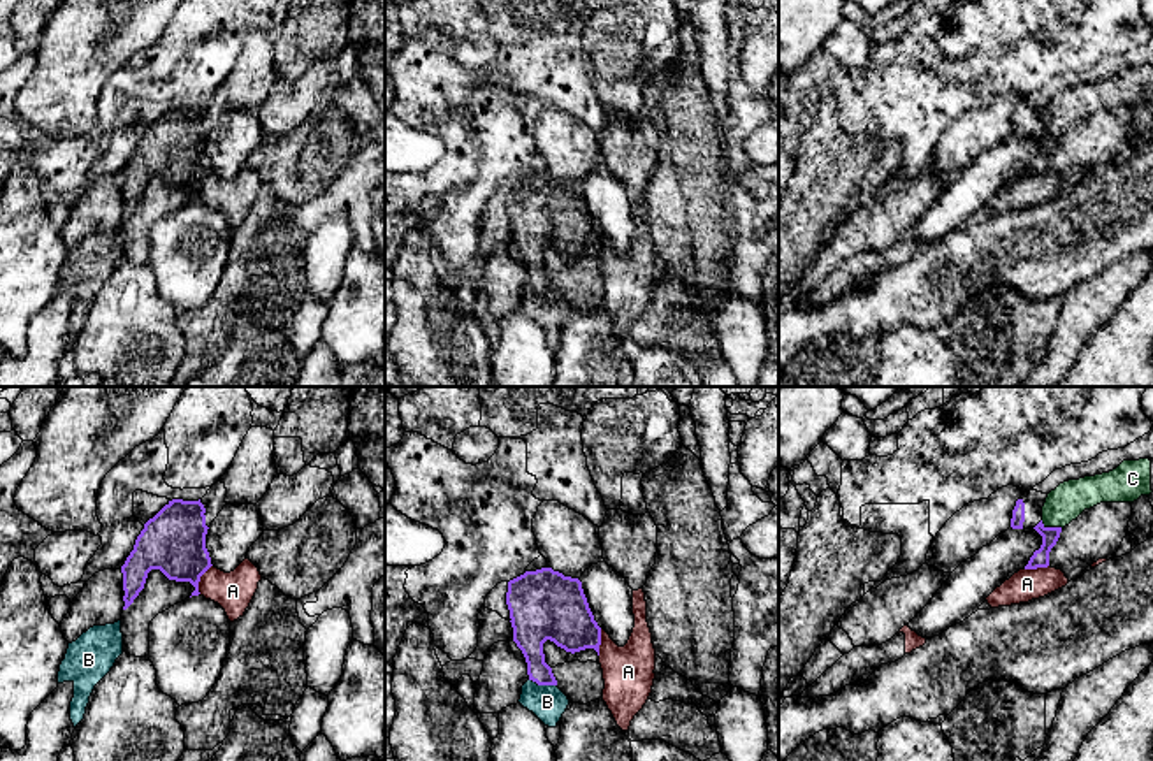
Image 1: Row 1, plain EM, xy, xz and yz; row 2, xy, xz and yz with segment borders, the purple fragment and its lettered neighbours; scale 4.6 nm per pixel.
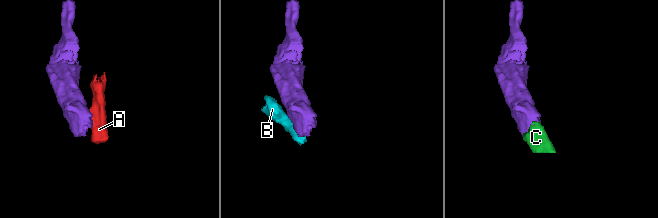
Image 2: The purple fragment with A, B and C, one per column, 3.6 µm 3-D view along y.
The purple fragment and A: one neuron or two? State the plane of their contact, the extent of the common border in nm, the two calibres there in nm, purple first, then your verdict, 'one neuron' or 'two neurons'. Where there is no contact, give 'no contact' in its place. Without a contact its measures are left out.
xy | 150 nm | 280/180 nm | two neurons

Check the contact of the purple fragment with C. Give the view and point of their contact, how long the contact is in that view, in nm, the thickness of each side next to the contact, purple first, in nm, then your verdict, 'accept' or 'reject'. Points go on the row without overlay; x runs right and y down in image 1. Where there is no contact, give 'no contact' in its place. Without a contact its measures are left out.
contact yz (1051, 134); length 110 nm; calibres 80 and 170 nm; accept

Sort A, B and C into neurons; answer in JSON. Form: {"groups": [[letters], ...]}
{"groups": [["A"], ["B"], ["C"]]}

